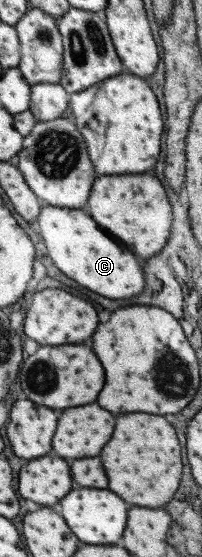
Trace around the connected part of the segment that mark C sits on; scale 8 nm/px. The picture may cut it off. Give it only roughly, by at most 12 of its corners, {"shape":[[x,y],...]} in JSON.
{"shape":[[41,206],[46,256],[109,300],[143,290],[135,256],[85,209]]}

